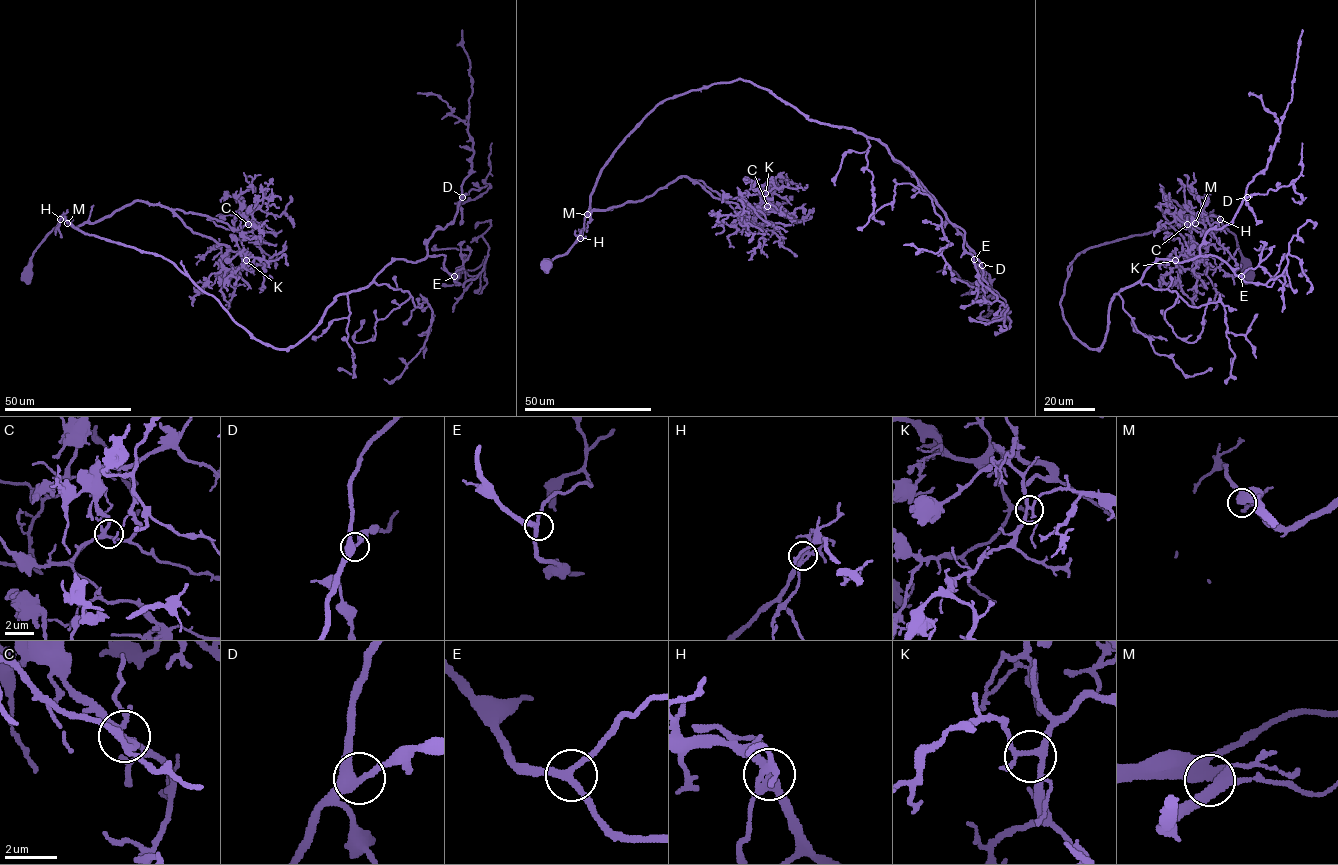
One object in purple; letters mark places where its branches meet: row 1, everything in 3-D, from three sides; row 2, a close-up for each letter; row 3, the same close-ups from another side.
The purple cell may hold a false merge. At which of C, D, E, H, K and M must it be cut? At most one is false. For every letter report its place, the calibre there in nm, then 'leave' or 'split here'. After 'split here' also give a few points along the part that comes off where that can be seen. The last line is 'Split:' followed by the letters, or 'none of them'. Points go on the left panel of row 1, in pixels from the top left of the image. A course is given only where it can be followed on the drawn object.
C: at (248, 224); 240 nm thick; leave
D: at (462, 197); 340 nm thick; leave
E: at (454, 276); 260 nm thick; leave
H: at (60, 219); 280 nm thick; leave
K: at (246, 260); 190 nm thick; leave
M: at (67, 223); 360 nm thick; leave
Split: none of them

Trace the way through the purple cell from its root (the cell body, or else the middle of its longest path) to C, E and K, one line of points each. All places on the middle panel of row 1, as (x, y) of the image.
C: (546, 265), (581, 237), (586, 214), (640, 201), (683, 176), (701, 180), (712, 190), (758, 210), (767, 206)
E: (546, 265), (581, 237), (601, 168), (657, 105), (738, 79), (809, 119), (878, 139), (964, 232), (974, 259)
K: (546, 265), (581, 237), (586, 214), (640, 201), (683, 176), (746, 212), (768, 204), (765, 193)

